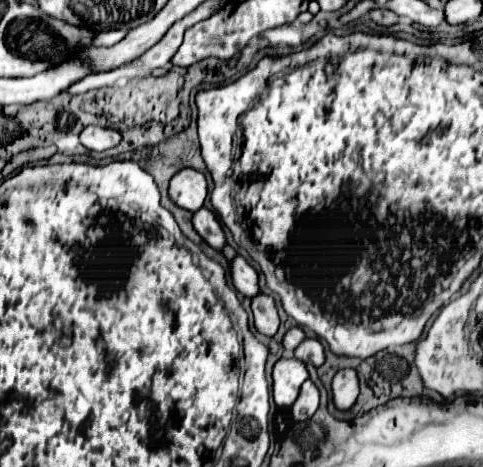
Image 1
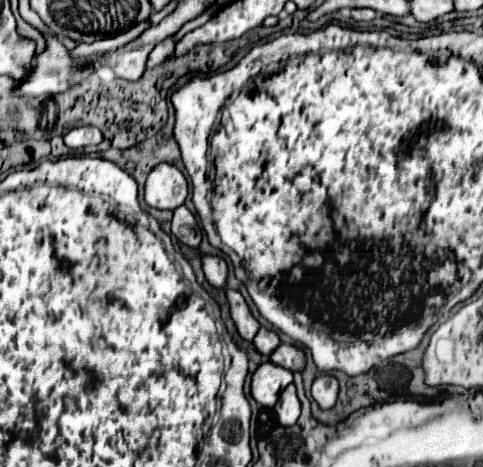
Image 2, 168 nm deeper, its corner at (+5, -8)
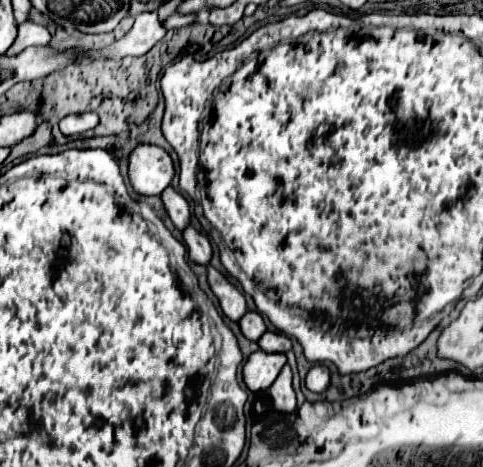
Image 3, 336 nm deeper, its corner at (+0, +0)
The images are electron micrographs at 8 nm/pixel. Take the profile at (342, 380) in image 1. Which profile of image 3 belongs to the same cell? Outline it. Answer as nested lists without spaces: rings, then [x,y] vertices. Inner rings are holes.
[[[313,366],[313,370],[309,370],[307,378],[305,378],[305,386],[311,392],[325,392],[331,384],[331,376],[329,376],[329,368],[327,366]]]

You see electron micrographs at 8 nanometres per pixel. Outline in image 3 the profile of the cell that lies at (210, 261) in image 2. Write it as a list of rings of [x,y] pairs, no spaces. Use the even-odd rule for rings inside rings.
[[[189,226],[183,232],[185,244],[189,246],[189,258],[201,266],[209,266],[211,258],[213,258],[213,246],[209,242],[207,236],[203,236],[201,232],[197,232],[193,226]]]

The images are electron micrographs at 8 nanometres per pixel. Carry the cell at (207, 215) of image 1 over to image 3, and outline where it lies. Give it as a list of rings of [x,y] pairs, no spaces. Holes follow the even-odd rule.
[[[171,186],[161,194],[161,200],[165,204],[165,210],[169,212],[169,218],[173,220],[173,224],[179,230],[185,230],[187,226],[191,226],[191,208],[189,202]]]

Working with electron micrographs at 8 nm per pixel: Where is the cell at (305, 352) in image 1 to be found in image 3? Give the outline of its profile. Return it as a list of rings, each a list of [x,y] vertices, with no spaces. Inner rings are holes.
[[[267,332],[267,336],[261,336],[259,346],[265,352],[281,352],[281,354],[285,354],[293,348],[291,340],[285,334],[279,334],[279,332]]]

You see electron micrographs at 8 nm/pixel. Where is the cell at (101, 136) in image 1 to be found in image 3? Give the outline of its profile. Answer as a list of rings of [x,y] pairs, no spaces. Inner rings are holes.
[[[85,112],[85,114],[73,114],[73,116],[65,116],[59,122],[59,128],[65,136],[73,136],[73,134],[81,134],[87,130],[93,130],[99,124],[99,116],[93,112]]]

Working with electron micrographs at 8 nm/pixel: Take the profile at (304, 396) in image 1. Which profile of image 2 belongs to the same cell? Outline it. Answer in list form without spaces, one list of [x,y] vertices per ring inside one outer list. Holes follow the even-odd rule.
[[[288,384],[288,388],[284,388],[284,392],[280,392],[280,400],[274,406],[276,414],[278,414],[278,422],[282,426],[294,426],[298,416],[300,416],[300,400],[296,396],[296,388],[294,384]]]

